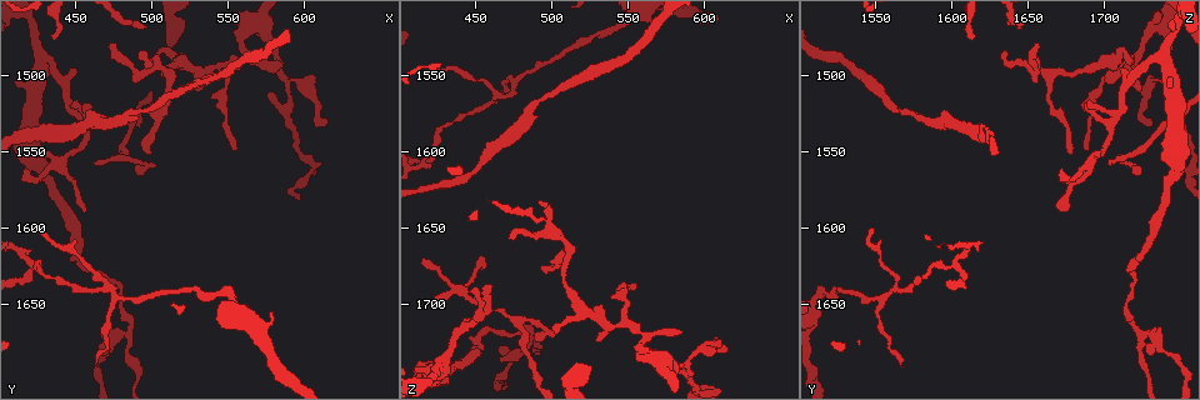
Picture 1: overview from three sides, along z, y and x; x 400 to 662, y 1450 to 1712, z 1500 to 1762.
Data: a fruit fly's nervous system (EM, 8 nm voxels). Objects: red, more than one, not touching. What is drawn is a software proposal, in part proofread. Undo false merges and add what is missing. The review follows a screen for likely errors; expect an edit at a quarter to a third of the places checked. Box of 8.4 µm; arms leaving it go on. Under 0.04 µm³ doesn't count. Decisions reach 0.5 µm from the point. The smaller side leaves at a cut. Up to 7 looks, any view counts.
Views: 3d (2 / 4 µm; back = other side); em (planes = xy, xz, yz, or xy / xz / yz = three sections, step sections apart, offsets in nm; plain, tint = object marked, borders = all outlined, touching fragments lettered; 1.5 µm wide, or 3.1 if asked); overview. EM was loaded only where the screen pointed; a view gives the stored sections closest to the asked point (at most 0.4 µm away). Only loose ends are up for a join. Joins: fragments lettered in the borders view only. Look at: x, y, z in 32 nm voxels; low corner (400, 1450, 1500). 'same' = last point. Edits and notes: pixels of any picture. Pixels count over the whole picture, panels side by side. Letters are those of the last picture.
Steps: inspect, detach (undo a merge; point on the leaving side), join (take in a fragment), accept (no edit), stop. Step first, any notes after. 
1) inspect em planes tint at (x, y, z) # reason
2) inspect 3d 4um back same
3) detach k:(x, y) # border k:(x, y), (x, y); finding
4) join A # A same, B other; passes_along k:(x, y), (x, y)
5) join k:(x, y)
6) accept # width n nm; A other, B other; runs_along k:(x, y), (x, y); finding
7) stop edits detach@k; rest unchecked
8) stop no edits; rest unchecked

inspect 3d 4um at (498, 1550, 1676) # an open end

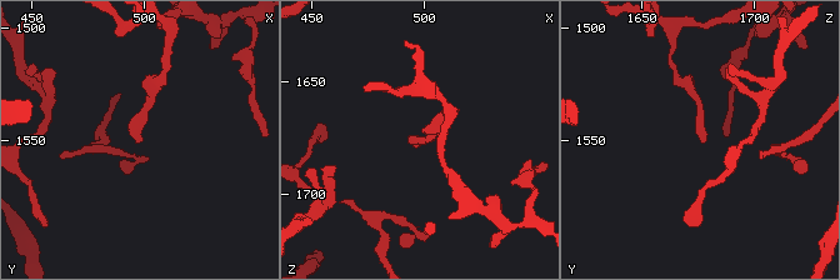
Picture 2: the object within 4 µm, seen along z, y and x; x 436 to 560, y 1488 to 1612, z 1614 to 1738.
inspect em planes borders at (499, 1551, 1677) # shape alone is not enough

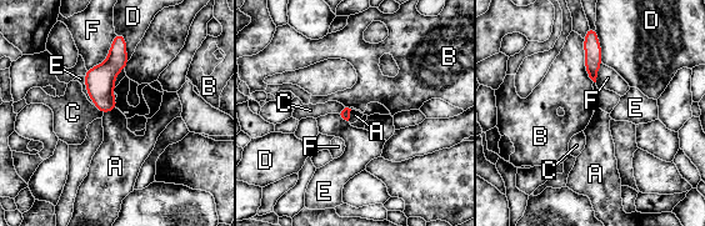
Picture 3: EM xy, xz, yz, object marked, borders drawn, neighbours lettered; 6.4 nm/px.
accept # A other, B other, C other, D other, E other, F other; border 3:(115, 108), (104, 114); no lettered fragment goes on from it

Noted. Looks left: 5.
inspect em planes plain at (500, 1492, 1716) # branch stops here

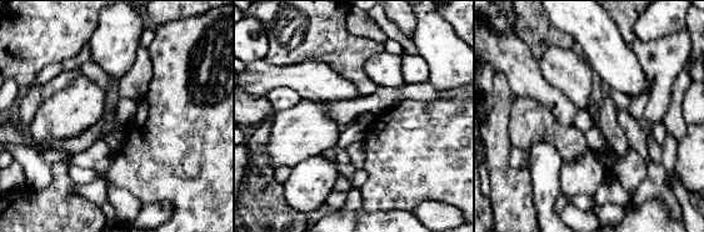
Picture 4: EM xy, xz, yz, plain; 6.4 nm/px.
inspect em planes borders same # what lies round it

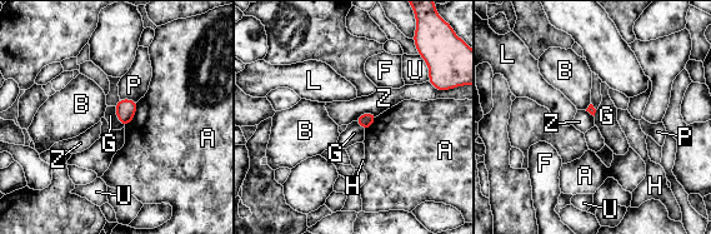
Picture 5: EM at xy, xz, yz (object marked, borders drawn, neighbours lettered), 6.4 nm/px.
accept # A other, B other, F other, G other, H other, L other, P other, U other, Z other; border 5:(377, 115), (361, 113), (355, 120); no lettered fragment goes on from it

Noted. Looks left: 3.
inspect 3d 4um at (486, 1670, 1726)

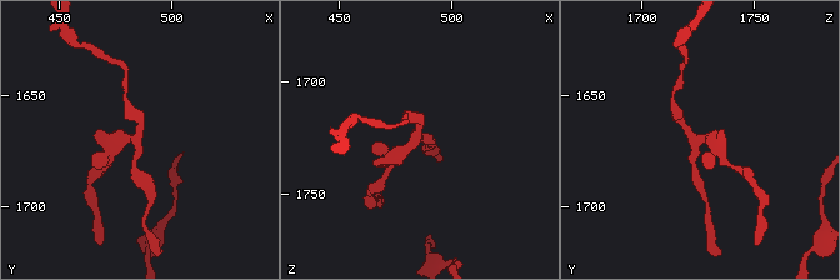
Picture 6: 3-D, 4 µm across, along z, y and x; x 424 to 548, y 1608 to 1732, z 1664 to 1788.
inspect em planes borders at (484, 1670, 1724) # arms 3

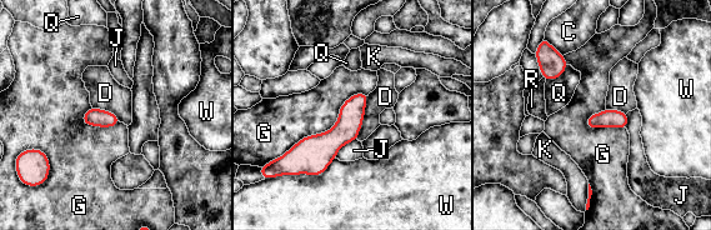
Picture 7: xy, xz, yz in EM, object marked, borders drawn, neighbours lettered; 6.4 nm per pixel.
accept # C other, D other, G other, J other, K other, Q other, R other, W other; one neuron here

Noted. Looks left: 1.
stop no edits; rest unchecked

